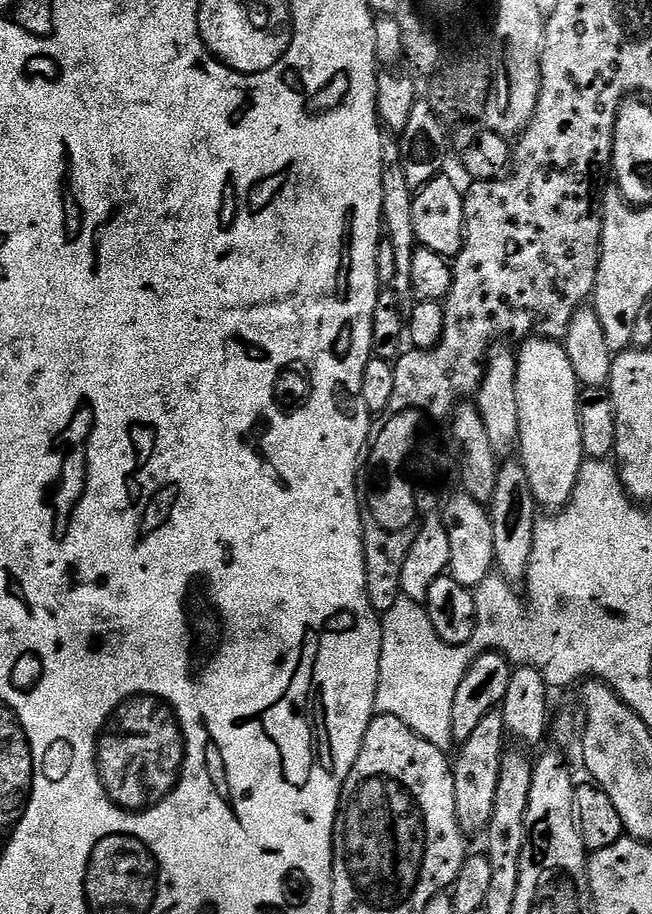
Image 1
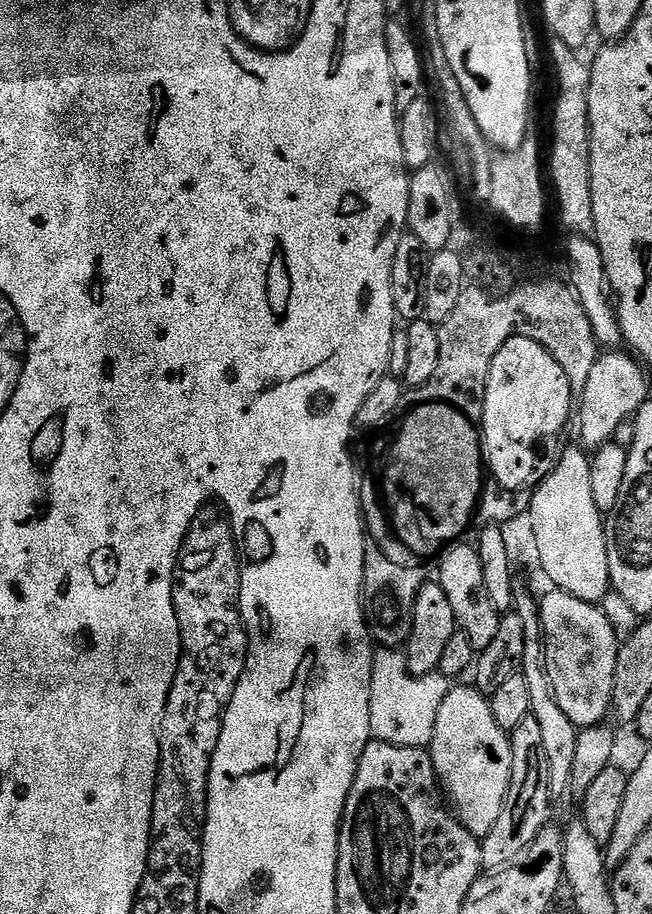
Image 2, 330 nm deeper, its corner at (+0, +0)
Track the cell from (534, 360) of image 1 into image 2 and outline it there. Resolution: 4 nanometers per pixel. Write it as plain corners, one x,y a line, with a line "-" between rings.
575,447
561,454
552,473
545,480
543,477
531,493
532,536
536,539
540,568
552,579
551,587
582,598
587,604
599,605
610,594
612,583
604,537
606,520
594,502
590,487
589,453
583,447

